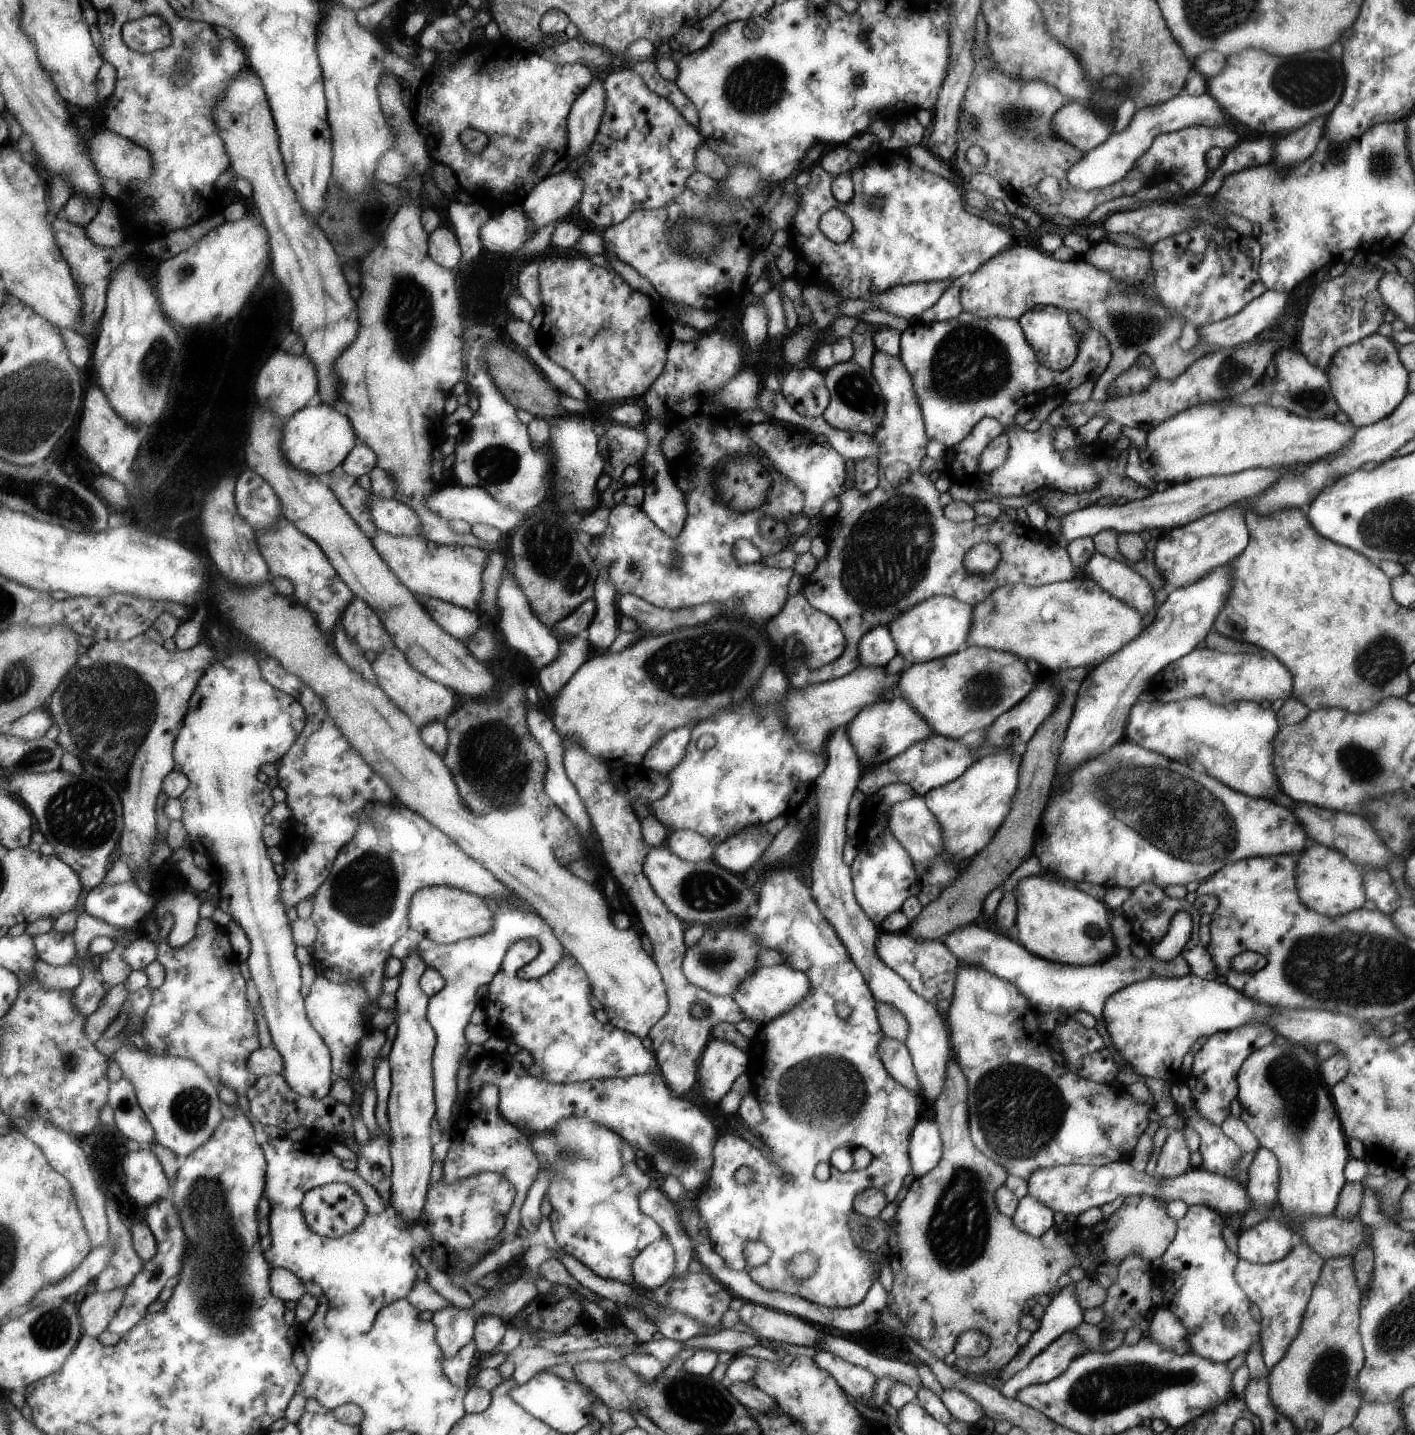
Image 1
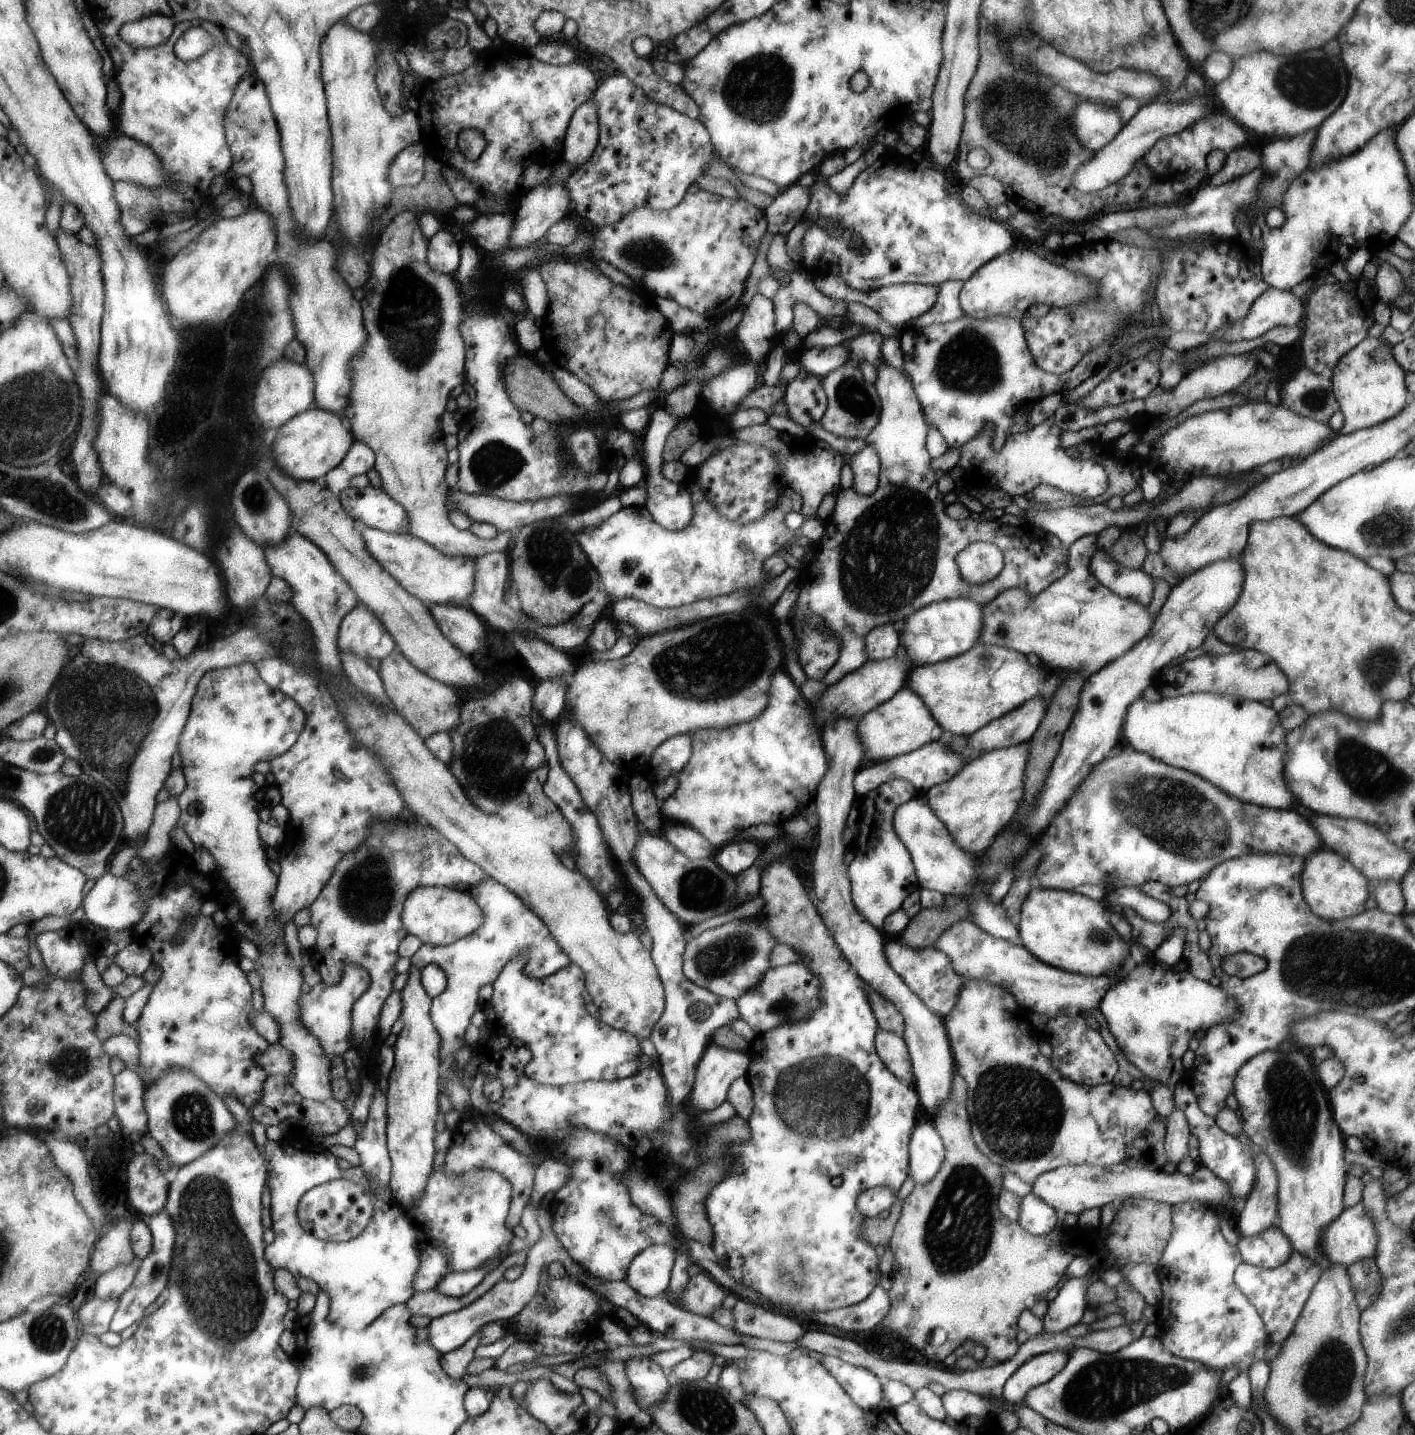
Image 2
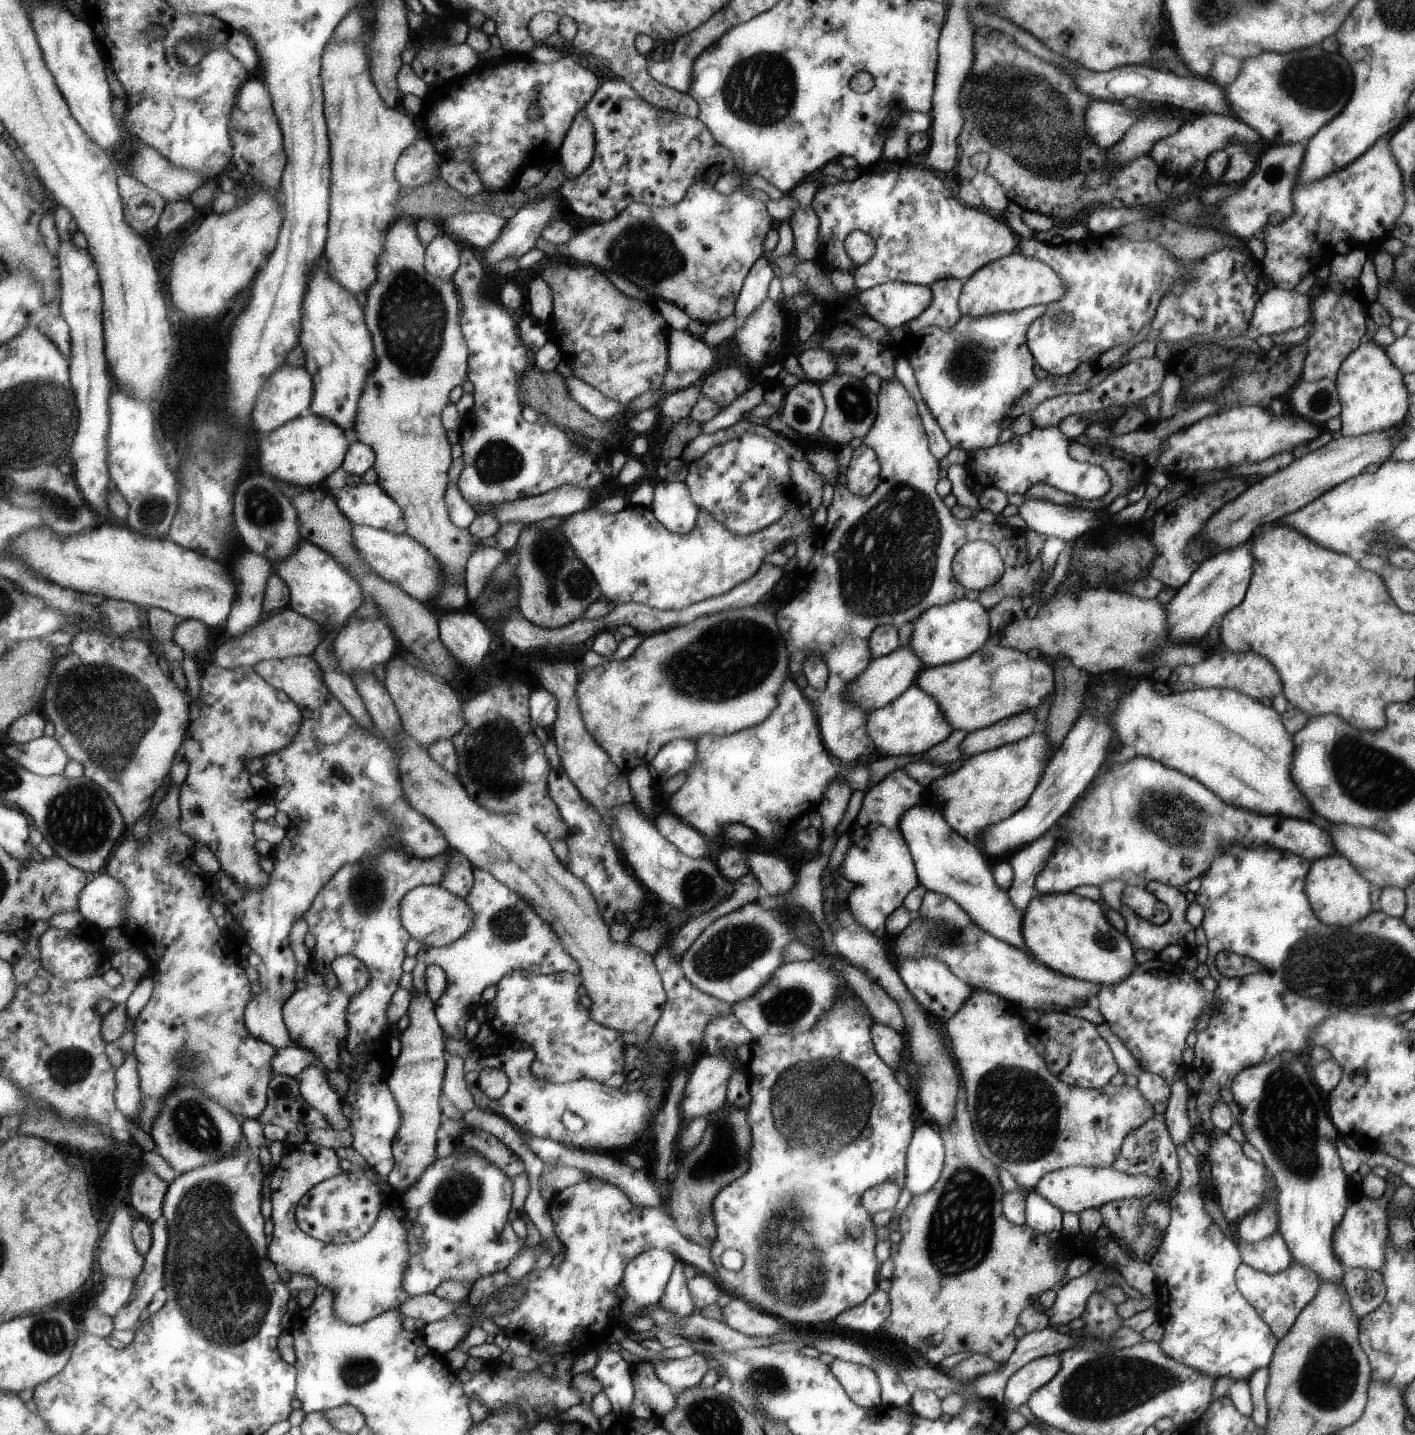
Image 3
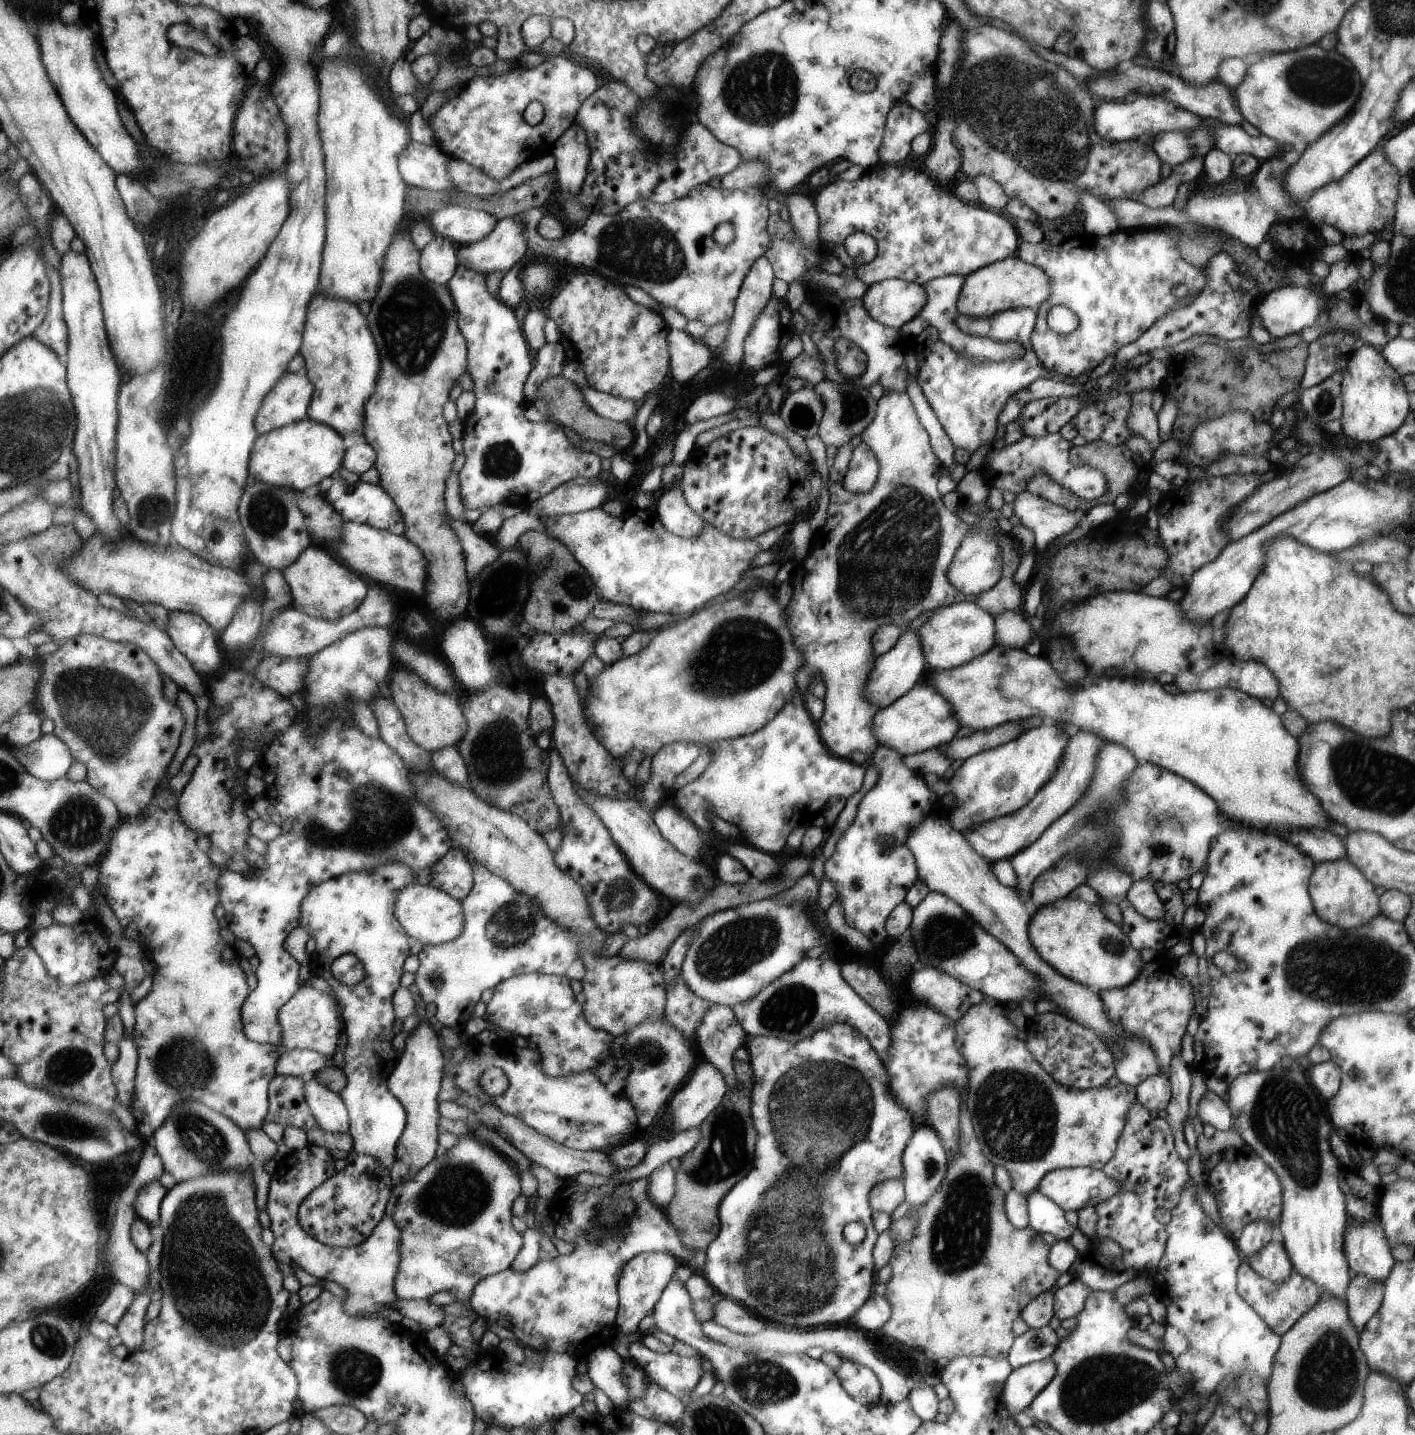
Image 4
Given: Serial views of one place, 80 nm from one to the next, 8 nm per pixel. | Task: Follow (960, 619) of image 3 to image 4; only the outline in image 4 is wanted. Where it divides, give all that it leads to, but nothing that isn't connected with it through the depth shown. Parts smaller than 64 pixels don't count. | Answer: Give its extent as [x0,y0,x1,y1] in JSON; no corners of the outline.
[918,601,995,671]

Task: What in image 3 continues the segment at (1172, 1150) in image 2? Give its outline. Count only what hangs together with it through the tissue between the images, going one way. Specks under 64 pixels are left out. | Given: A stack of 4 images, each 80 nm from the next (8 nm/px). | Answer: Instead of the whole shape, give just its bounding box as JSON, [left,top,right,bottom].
[1161,1073,1192,1150]

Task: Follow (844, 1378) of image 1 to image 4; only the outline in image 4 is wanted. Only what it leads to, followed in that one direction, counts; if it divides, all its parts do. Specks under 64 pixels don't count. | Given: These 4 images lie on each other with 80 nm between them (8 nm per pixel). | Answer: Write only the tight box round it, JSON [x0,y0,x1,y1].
[835,1360,882,1405]

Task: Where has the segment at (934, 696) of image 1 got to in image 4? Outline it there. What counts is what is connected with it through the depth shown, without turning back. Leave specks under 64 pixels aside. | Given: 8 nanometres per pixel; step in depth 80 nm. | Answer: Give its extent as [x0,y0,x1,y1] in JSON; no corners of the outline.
[930,645,1339,832]

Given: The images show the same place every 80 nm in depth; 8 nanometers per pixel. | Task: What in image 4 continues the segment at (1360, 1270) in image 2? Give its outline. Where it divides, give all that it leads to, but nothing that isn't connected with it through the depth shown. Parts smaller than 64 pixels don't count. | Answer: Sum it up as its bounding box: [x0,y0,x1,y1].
[1344,1273,1384,1332]

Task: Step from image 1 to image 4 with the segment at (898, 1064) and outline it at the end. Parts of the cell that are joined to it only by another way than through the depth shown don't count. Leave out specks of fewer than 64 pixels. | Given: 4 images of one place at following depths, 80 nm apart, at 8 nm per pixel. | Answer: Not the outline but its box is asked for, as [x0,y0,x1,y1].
[730,956,892,1063]

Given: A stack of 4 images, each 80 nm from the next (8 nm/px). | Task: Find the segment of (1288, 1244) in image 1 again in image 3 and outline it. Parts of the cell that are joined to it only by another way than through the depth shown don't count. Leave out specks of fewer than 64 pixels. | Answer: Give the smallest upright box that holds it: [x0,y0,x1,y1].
[1239,1230,1293,1274]

